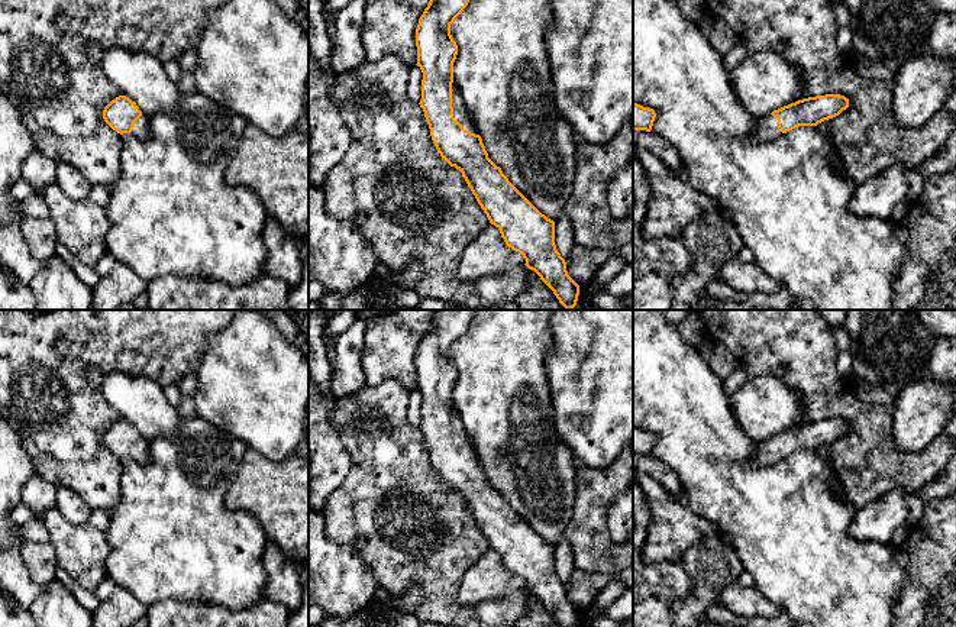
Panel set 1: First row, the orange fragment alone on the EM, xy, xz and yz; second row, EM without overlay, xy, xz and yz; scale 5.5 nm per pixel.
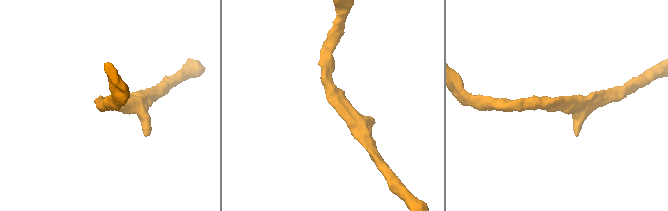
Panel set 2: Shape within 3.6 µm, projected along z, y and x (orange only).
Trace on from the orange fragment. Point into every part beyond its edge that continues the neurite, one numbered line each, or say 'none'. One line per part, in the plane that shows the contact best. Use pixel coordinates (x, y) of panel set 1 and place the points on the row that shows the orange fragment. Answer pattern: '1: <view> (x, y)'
1: xz (461, 115)

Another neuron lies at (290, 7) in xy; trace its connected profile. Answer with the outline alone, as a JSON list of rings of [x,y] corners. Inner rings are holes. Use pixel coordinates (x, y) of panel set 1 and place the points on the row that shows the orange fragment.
[[[275,0],[278,7],[290,20],[295,22],[309,35],[309,13],[297,0]]]

